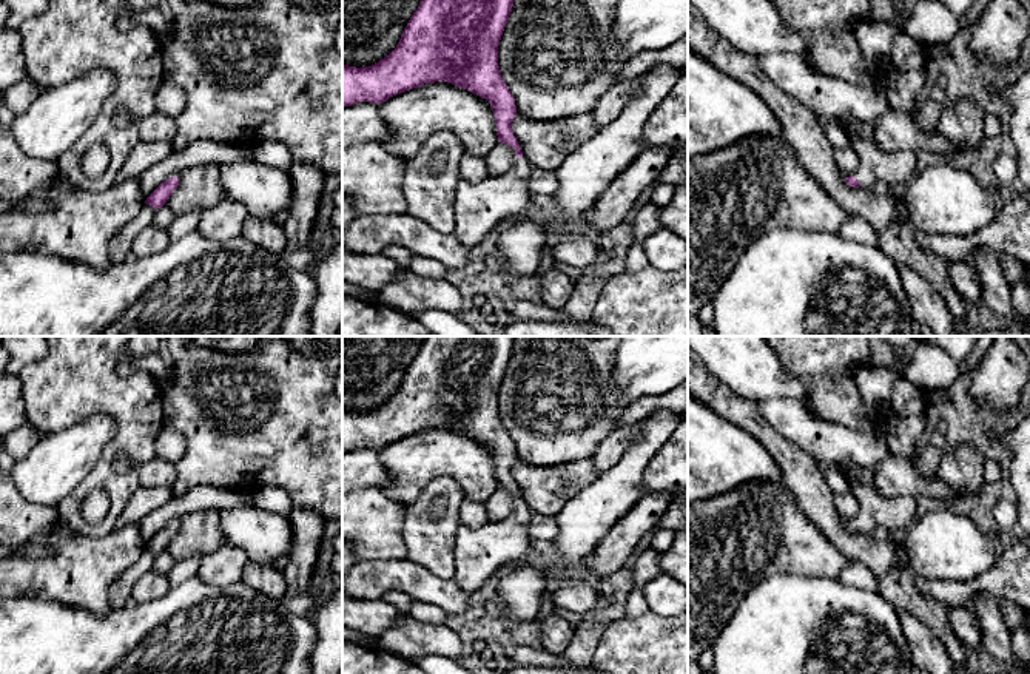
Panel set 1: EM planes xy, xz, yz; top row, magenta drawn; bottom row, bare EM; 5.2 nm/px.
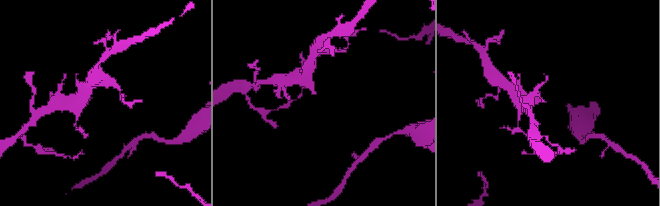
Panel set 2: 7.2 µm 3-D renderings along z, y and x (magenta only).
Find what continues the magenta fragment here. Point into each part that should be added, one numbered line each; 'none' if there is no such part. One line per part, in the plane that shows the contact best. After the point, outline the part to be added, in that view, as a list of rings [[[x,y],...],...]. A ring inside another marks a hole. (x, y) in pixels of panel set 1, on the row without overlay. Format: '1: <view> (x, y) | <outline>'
1: yz (893, 512) | [[[843,460],[839,464],[839,470],[845,475],[850,483],[851,494],[859,501],[859,515],[853,520],[862,532],[871,532],[879,526],[884,526],[890,534],[900,529],[908,529],[914,521],[916,514],[916,497],[882,497],[876,489],[862,480],[856,478],[854,473],[863,466]]]

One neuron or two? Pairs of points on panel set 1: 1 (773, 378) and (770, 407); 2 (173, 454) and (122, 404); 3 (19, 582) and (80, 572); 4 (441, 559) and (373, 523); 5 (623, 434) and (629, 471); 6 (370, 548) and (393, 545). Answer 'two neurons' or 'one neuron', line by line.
1: two neurons
2: two neurons
3: one neuron
4: two neurons
5: two neurons
6: one neuron

